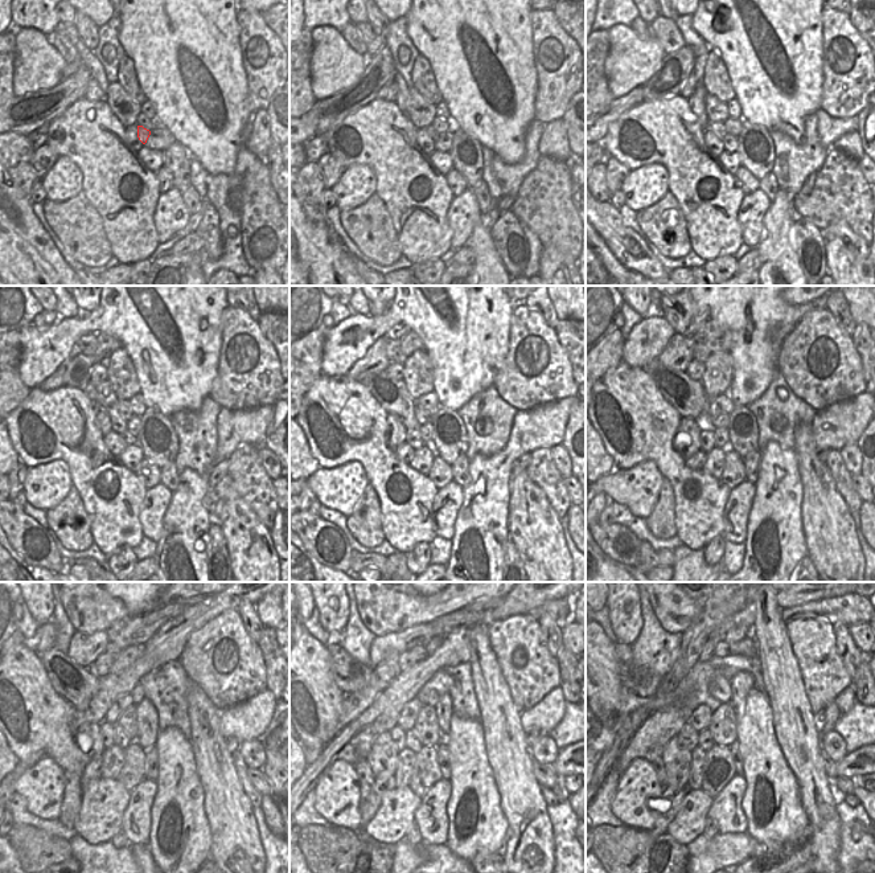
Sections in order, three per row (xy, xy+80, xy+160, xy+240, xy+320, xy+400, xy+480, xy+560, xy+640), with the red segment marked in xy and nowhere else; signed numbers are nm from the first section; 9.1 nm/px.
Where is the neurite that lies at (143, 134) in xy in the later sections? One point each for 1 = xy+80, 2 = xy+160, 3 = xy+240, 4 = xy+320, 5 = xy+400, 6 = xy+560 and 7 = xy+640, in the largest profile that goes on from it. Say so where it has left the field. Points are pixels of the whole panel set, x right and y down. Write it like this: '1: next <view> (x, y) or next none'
1: next xy+80 (430, 130)
2: next xy+160 (718, 128)
3: next xy+240 (103, 393)
4: next xy+320 (393, 396)
5: next xy+400 (687, 396)
6: next xy+560 (350, 676)
7: next xy+640 (623, 652)

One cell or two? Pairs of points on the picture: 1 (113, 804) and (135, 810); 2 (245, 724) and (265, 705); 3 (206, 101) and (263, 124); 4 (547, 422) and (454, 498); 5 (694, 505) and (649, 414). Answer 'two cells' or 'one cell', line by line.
1: two cells
2: one cell
3: two cells
4: two cells
5: one cell

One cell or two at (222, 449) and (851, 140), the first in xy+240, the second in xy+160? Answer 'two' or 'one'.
two

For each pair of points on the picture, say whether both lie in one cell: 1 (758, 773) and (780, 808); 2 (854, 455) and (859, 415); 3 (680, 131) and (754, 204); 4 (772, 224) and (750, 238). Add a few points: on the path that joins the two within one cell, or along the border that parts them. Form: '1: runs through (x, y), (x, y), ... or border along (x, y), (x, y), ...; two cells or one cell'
1: runs through (768, 778), (773, 783), (776, 798); one cell
2: border along (855, 442), (838, 450); two cells
3: border along (746, 195), (738, 210), (739, 226); two cells
4: border along (772, 203), (763, 217), (763, 237), (755, 246); two cells

